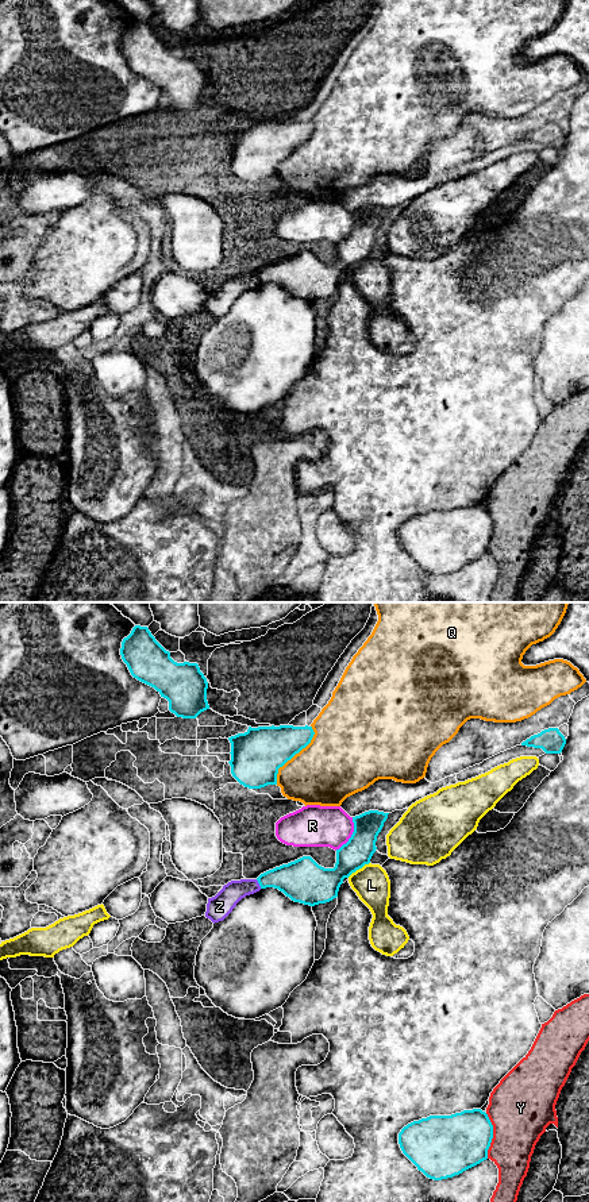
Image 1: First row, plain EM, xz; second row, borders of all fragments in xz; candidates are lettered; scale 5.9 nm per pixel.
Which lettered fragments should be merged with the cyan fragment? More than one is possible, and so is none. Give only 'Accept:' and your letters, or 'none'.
Accept: none

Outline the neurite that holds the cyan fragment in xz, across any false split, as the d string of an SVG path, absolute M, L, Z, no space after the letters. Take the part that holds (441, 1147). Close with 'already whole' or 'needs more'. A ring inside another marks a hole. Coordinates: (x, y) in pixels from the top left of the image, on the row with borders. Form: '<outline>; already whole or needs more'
M481 1109L413 1121L399 1133L403 1153L427 1178L442 1180L488 1159L493 1125Z; already whole

